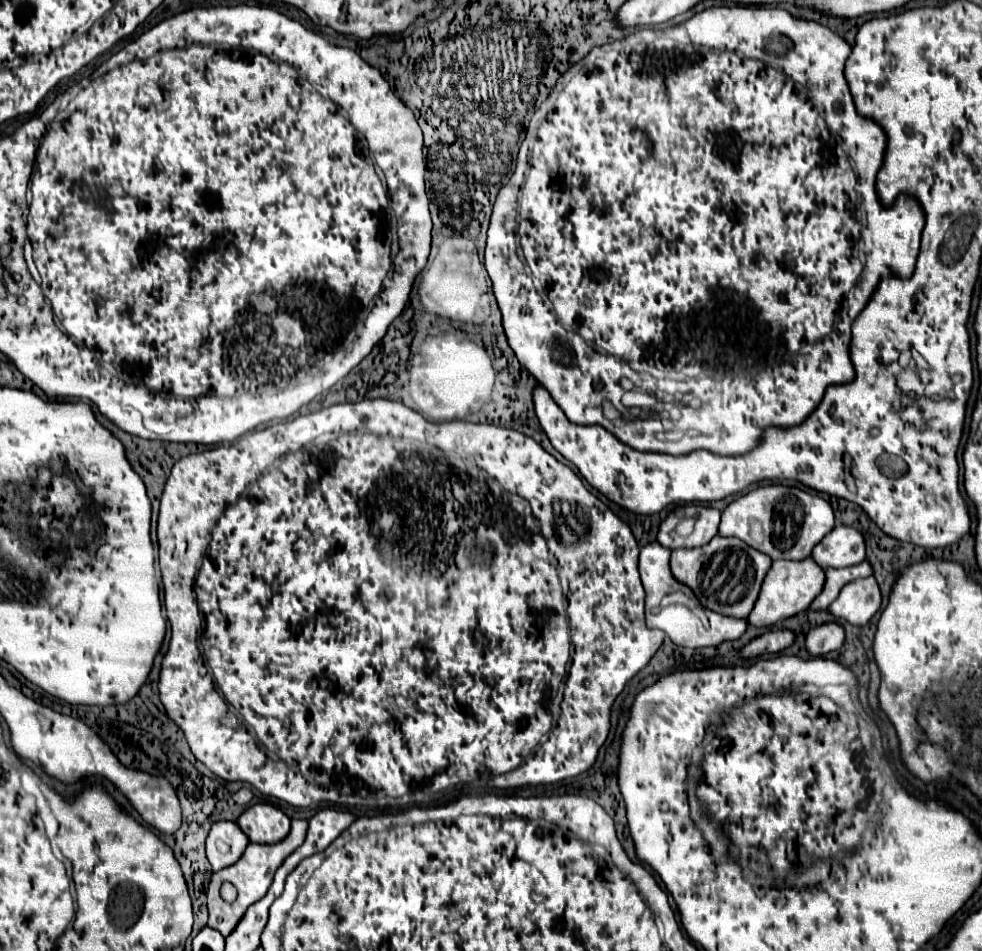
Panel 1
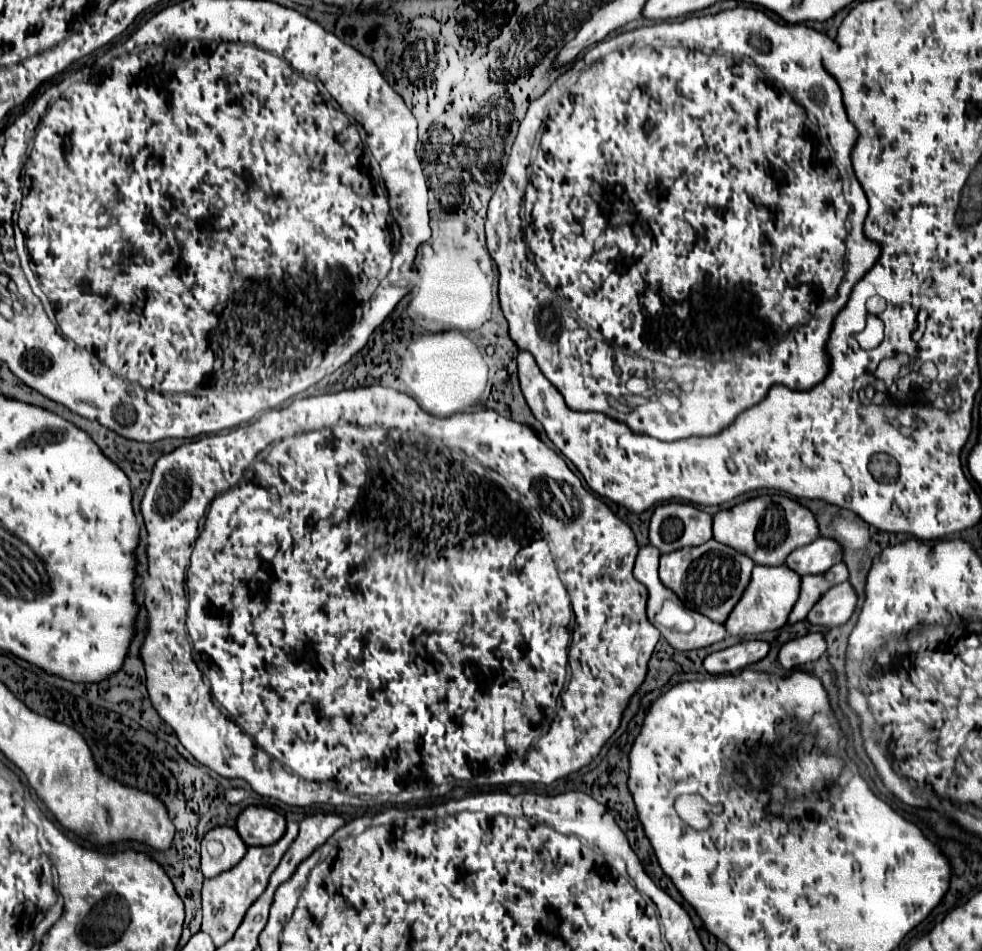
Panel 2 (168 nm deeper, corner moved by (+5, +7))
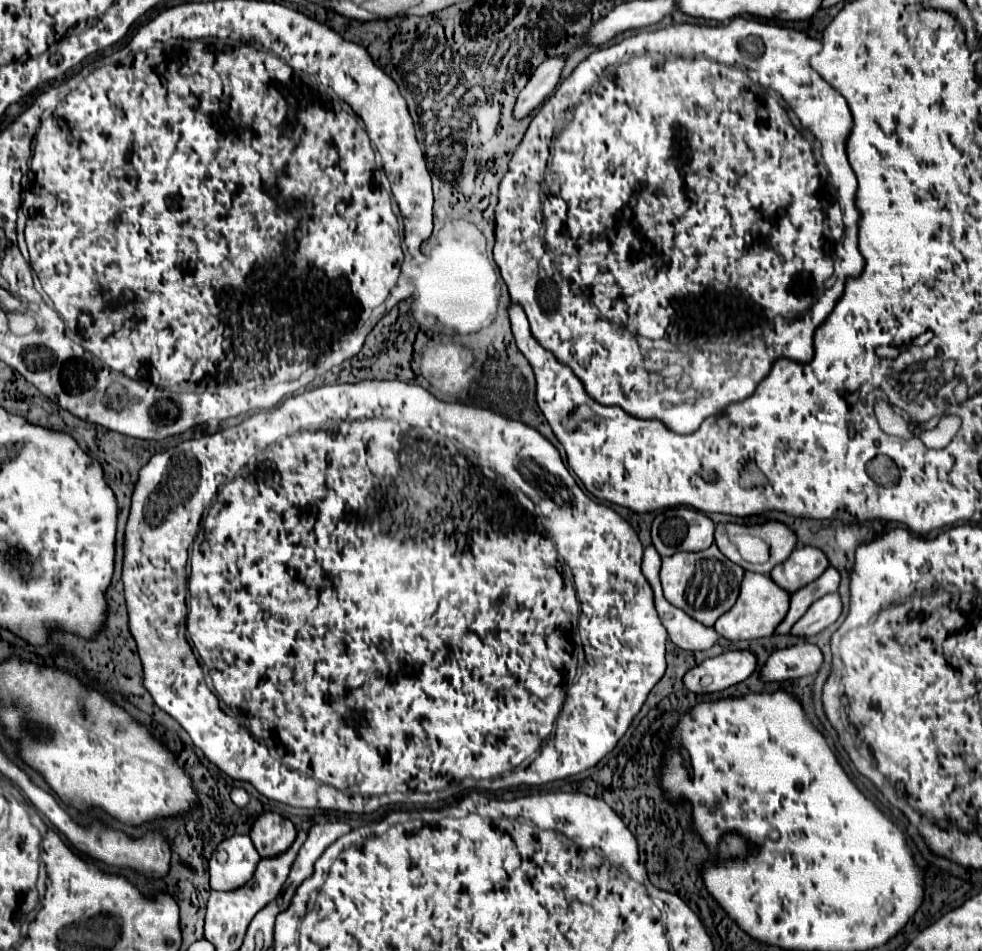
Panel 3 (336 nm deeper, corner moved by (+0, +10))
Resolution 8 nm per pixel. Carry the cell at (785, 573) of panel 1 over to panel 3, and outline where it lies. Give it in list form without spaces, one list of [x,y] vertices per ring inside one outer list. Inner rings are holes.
[[[746,572],[736,604],[716,620],[714,630],[728,640],[754,640],[772,636],[776,632],[776,626],[784,620],[788,612],[790,596],[792,594],[788,594],[788,590],[780,590],[780,586],[776,586],[776,582],[772,582],[768,574]]]

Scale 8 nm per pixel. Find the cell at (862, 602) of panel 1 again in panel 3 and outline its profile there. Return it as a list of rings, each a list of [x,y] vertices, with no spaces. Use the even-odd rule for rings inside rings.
[[[828,594],[820,600],[816,600],[808,612],[792,626],[792,634],[796,636],[814,636],[818,632],[822,632],[824,628],[828,628],[830,624],[834,624],[842,614],[842,600],[840,594]]]

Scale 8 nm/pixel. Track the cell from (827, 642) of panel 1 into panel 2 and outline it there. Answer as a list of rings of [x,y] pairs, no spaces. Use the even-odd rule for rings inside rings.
[[[807,633],[803,637],[797,637],[793,641],[787,641],[777,655],[777,661],[785,667],[785,669],[795,669],[799,665],[817,661],[823,657],[827,645],[821,633]]]

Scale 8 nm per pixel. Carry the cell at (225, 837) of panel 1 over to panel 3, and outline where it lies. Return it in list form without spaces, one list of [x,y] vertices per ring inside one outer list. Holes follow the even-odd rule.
[[[234,834],[222,840],[210,858],[210,886],[214,890],[234,890],[252,878],[260,860],[248,836]]]

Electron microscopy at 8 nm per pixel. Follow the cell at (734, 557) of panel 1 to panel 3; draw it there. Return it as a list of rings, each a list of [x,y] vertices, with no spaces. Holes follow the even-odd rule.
[[[712,544],[710,548],[700,552],[680,552],[662,558],[660,580],[668,602],[682,608],[698,622],[706,626],[714,626],[714,622],[734,606],[740,594],[740,582],[744,574],[746,570],[742,566],[736,566],[718,550],[716,544]]]

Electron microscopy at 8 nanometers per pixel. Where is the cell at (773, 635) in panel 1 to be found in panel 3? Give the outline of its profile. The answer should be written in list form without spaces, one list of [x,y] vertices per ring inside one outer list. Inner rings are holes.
[[[726,650],[726,652],[722,652],[720,656],[708,658],[708,660],[704,660],[702,664],[698,664],[696,668],[688,670],[686,676],[684,676],[684,684],[686,684],[688,690],[692,690],[692,692],[718,692],[718,690],[724,690],[724,688],[728,688],[728,686],[734,686],[734,684],[746,680],[746,678],[754,672],[754,668],[756,668],[756,654],[754,654],[754,652],[750,652],[750,650]],[[704,676],[710,676],[710,678],[712,678],[712,684],[702,686],[700,680],[702,680]]]

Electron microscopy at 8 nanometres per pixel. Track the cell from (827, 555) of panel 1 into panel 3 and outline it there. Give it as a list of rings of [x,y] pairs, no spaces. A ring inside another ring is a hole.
[[[798,546],[796,550],[792,550],[788,560],[778,564],[770,572],[770,576],[778,586],[786,588],[788,592],[796,592],[798,588],[816,580],[828,566],[830,560],[820,548]]]

